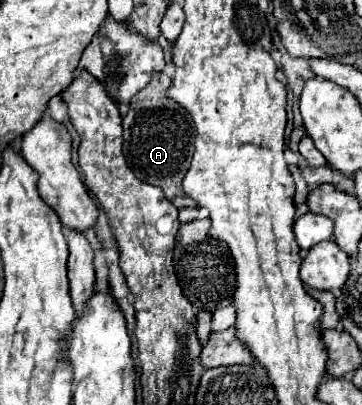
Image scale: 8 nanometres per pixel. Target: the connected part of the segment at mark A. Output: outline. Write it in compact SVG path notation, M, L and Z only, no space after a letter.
M158 74L152 78L152 82L146 88L142 88L130 100L130 112L122 120L124 156L136 178L160 186L164 190L164 196L176 208L184 208L196 204L182 190L182 178L194 154L196 128L188 112L166 96L168 88L170 88L170 78L166 74Z

